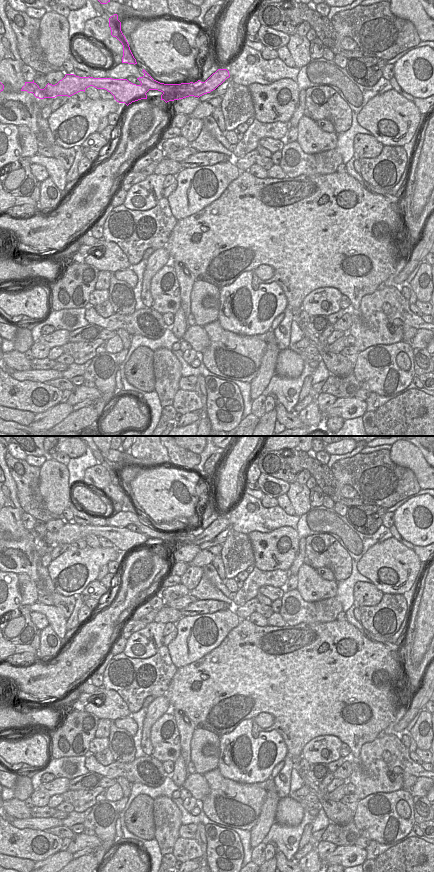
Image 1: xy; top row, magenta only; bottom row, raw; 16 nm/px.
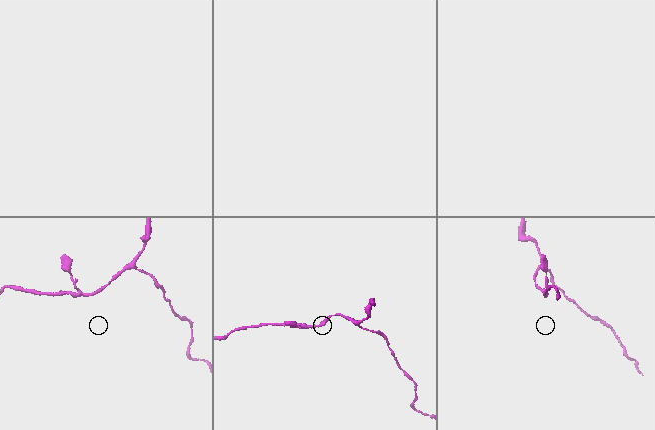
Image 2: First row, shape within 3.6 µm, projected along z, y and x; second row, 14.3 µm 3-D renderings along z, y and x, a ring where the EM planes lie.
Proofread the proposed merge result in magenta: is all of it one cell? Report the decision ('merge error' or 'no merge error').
merge error

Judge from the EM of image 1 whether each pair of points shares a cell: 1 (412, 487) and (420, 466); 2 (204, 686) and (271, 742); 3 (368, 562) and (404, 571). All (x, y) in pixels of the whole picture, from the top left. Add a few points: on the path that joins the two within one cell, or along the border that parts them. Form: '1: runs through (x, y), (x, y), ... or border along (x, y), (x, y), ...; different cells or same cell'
1: border along (396, 464), (407, 467), (413, 473), (421, 488); different cells
2: border along (267, 712), (243, 719), (225, 733); different cells
3: runs through (377, 564), (389, 564), (395, 567); same cell

